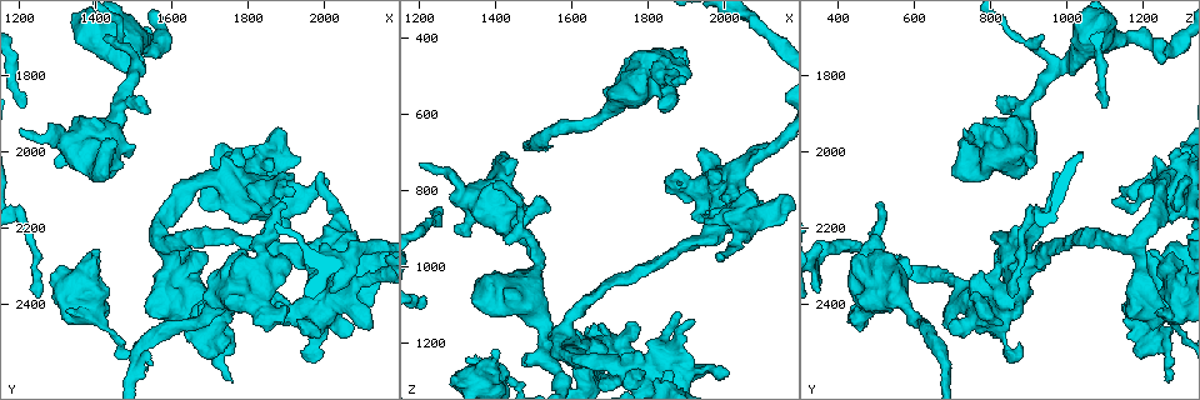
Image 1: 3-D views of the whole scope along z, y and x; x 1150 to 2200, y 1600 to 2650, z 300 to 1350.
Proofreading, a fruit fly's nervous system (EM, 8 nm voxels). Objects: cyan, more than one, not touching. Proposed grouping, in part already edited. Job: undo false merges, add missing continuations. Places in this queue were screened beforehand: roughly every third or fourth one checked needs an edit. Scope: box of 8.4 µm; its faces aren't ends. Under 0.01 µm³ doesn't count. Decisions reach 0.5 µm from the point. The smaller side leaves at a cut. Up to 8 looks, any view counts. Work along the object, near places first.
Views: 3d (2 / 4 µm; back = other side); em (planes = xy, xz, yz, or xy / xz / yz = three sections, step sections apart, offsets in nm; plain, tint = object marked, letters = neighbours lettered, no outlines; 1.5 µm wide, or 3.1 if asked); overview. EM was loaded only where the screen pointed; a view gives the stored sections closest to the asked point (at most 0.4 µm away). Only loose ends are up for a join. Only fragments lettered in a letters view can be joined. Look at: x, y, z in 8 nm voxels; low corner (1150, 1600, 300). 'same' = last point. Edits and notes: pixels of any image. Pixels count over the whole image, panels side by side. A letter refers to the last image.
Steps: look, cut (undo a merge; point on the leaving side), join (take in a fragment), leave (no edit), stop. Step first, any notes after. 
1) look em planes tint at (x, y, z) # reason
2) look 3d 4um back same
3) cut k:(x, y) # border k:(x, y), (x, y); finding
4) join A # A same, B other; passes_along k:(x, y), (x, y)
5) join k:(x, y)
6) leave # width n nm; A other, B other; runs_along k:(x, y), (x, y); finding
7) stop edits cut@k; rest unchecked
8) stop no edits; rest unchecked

look em xz step 8 tint at (1400, 2255, 1220) # thick end

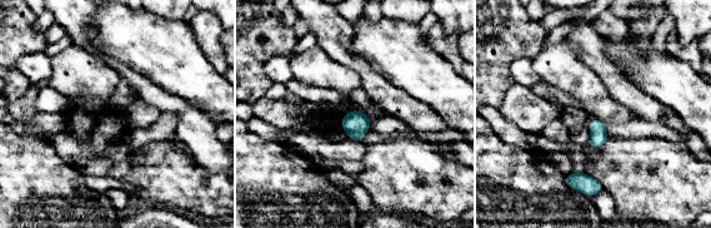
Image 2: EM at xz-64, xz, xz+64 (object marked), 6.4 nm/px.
look em xz step 8 letters same # what lies round it

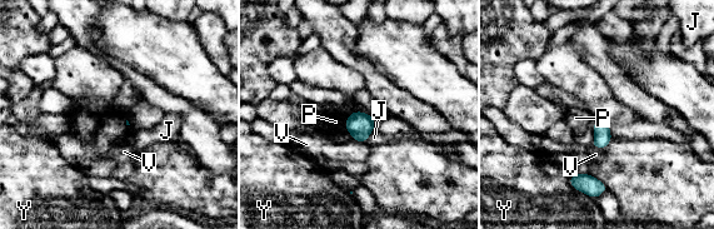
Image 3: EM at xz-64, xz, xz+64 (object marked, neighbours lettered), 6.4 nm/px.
leave # J other, P other, V other, Y other; border 3:(348, 115), (343, 127); none of them fits

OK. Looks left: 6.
look 3d 4um at (1300, 2045, 910) # branch stops here

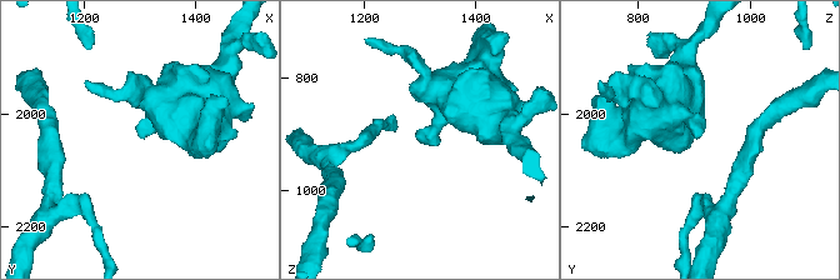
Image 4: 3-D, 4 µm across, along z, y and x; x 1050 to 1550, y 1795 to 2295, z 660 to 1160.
look em xz step 8 tint at (1300, 2040, 905)

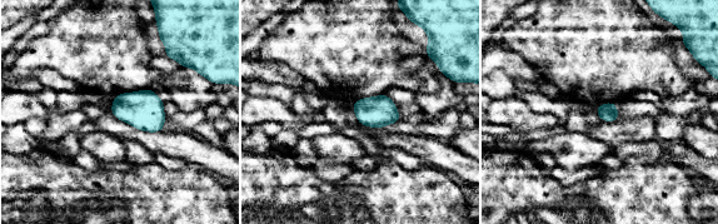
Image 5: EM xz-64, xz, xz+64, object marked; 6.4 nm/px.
look em yz step 4 letters same

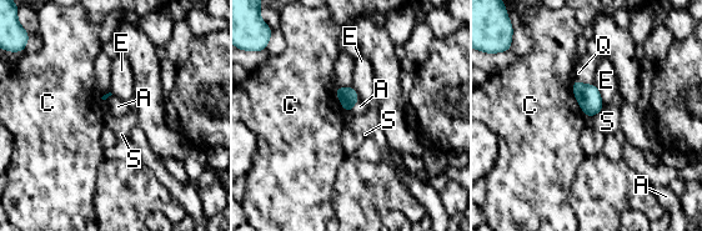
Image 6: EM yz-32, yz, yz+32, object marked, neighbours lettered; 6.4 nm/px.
leave # A other, C other, E other, Q other, S other; border 6:(602, 110), (587, 119); no lettered fragment goes on from it

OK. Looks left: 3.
look 3d 2um back at (1835, 2285, 580) # free end

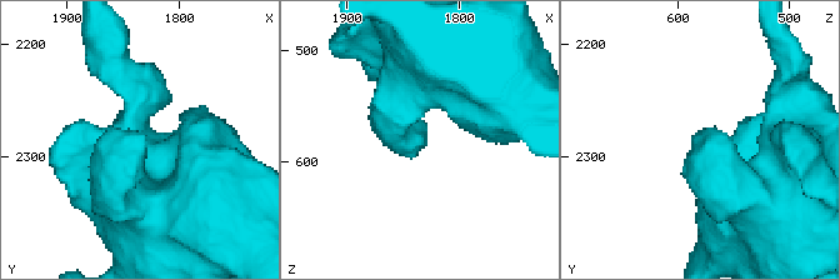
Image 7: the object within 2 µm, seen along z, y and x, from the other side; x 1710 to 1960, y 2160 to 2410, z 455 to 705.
look em planes letters at (1832, 2282, 584)

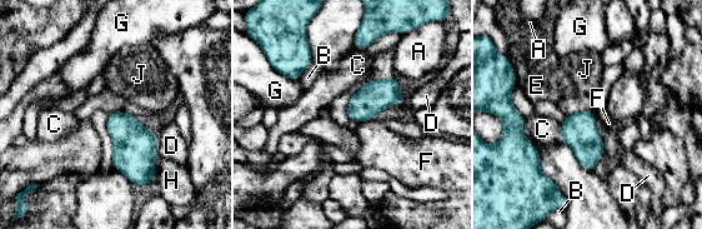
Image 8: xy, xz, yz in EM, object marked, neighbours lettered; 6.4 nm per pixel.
leave # width 200 nm; A other, B other, C other, D other, E other, F other, G other, H other, J other; border 8:(375, 118), (360, 123); no lettered fragment goes on from it

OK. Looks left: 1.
stop no edits; rest unchecked

